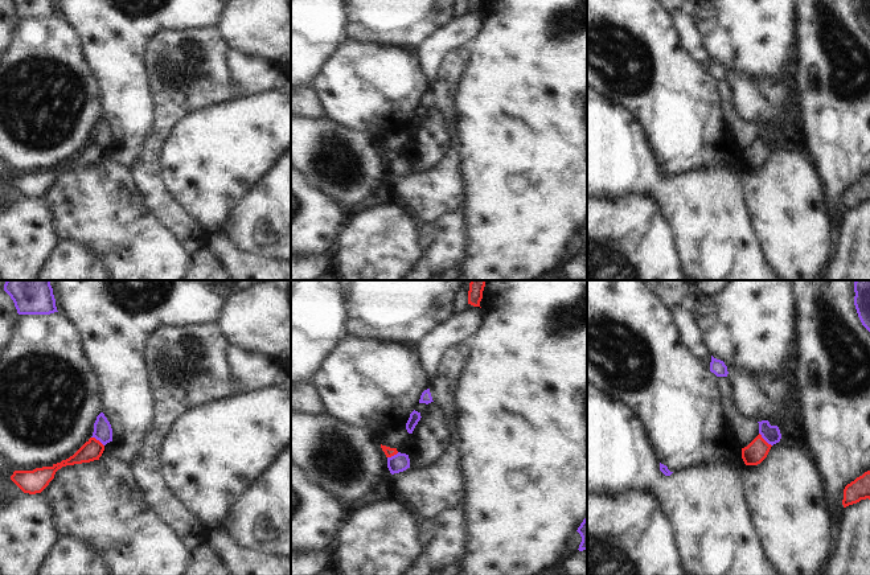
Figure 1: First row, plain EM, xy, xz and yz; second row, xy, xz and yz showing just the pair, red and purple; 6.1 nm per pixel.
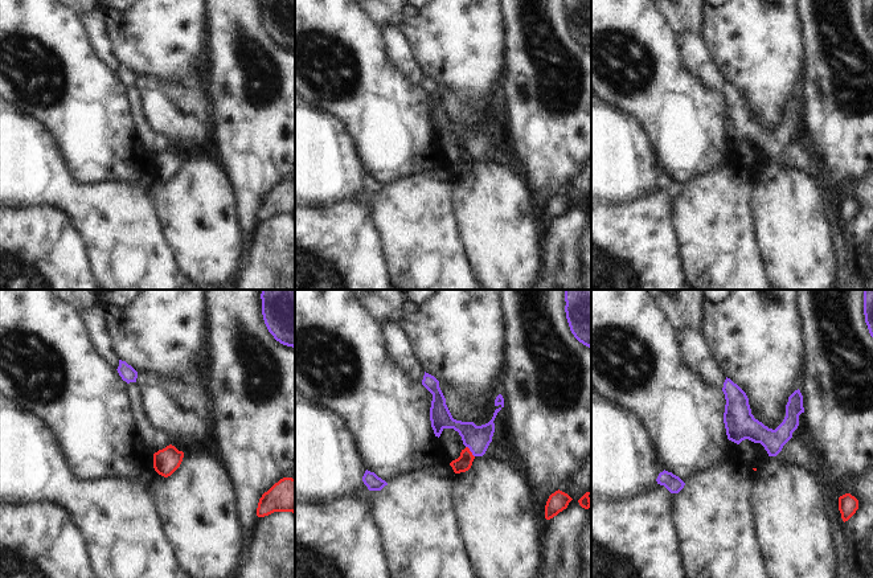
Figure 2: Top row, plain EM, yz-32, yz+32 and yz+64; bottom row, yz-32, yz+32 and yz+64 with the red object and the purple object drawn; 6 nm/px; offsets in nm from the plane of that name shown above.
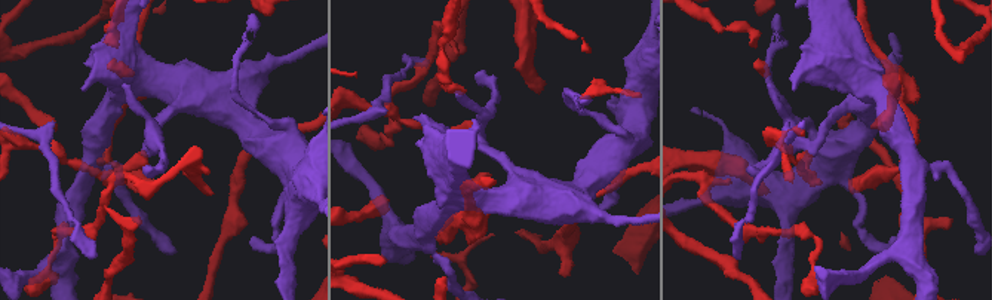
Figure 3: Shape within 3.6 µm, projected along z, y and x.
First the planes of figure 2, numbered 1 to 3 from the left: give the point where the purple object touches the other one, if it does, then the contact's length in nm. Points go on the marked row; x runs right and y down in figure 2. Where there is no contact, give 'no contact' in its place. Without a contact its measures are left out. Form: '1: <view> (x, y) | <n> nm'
1: no contact
2: yz+32 (470, 451) | 90 nm
3: no contact

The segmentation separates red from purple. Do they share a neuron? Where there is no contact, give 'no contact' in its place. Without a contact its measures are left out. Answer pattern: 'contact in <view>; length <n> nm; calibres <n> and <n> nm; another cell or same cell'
contact in yz; length 120 nm; calibres 140 and 110 nm; another cell

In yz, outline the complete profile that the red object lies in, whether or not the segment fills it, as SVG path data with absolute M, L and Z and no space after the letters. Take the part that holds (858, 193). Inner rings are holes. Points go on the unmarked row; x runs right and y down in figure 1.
M870 174L845 190L842 209L846 211L866 202L870 204Z

